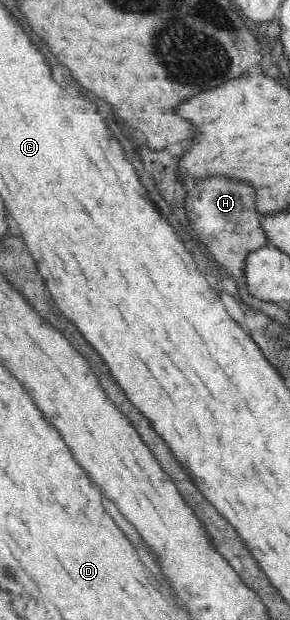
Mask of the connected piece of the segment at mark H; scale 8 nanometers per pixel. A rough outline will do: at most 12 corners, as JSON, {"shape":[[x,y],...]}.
{"shape":[[211,177],[187,219],[220,271],[241,277],[266,245],[253,189]]}

